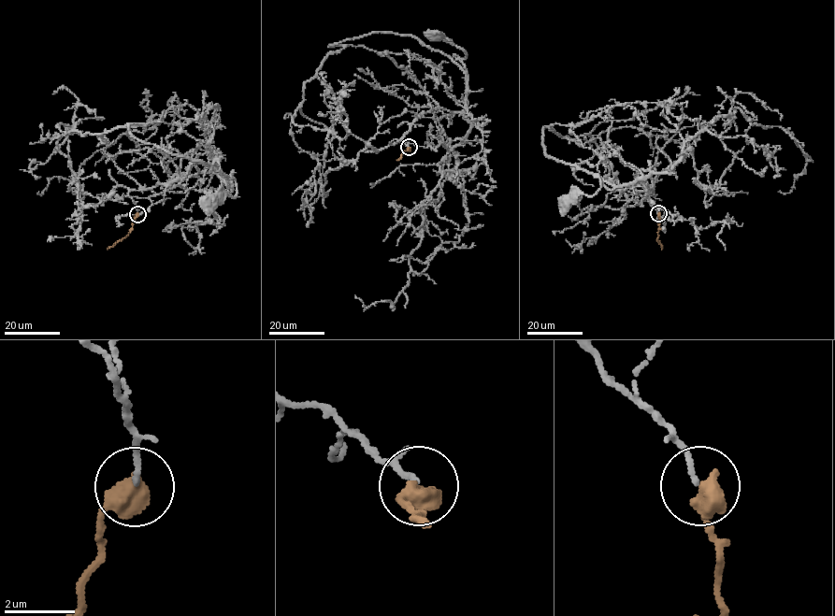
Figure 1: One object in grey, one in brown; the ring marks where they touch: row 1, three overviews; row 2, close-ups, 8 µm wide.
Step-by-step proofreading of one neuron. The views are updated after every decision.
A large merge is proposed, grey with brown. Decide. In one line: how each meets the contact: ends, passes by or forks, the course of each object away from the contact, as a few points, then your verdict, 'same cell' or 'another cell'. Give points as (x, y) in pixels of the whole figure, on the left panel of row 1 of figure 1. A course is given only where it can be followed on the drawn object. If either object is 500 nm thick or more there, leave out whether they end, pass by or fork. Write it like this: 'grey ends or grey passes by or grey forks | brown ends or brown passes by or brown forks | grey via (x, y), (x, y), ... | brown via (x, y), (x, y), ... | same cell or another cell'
grey via (137, 214), (127, 194), (131, 189), (215, 172), (232, 192), (231, 175), (235, 196), (209, 203) | brown via (137, 214), (128, 234), (107, 249) | same cell

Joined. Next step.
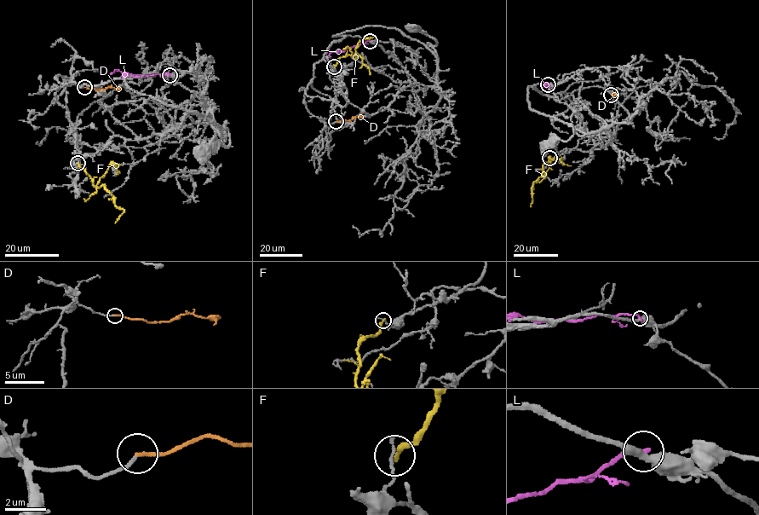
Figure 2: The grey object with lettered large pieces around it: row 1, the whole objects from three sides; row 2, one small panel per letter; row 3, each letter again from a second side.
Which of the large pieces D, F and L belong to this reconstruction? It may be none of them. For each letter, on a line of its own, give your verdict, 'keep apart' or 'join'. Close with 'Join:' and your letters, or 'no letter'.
D: join
F: keep apart
L: keep apart
Join: D

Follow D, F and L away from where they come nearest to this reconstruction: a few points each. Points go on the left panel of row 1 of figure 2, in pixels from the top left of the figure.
D: (83, 88), (102, 89), (111, 87), (117, 90)
F: (77, 163), (93, 184), (97, 187), (104, 185), (112, 195), (114, 204), (123, 210), (114, 222)
L: (169, 75), (134, 76), (117, 71), (111, 74)

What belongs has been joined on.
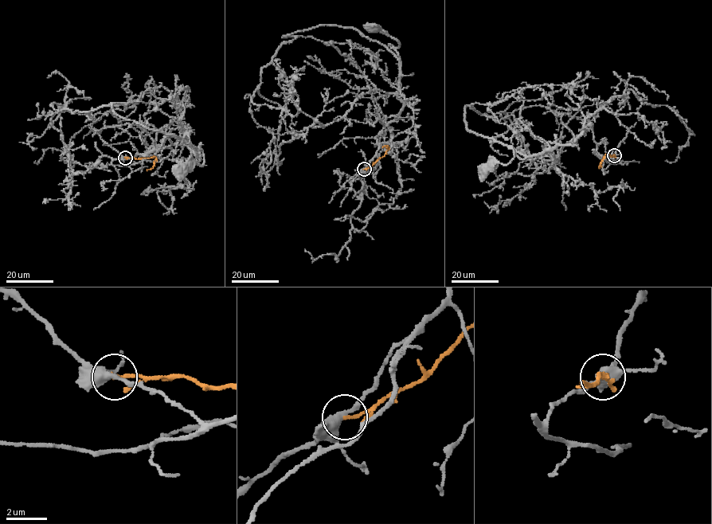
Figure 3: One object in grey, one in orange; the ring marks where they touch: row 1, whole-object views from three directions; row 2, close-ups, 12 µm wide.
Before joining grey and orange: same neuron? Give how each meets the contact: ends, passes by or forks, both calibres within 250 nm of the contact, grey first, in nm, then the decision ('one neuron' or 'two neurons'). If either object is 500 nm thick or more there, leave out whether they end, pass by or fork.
grey passes by; orange ends; calibres 400 and 170 nm; two neurons

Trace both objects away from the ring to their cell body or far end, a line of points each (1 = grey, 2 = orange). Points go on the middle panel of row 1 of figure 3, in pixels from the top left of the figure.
1: (364, 169), (379, 146), (375, 138), (403, 104), (397, 94), (400, 56), (389, 44), (400, 44), (373, 29)
2: (364, 169), (382, 157), (388, 150), (387, 146), (382, 147)

